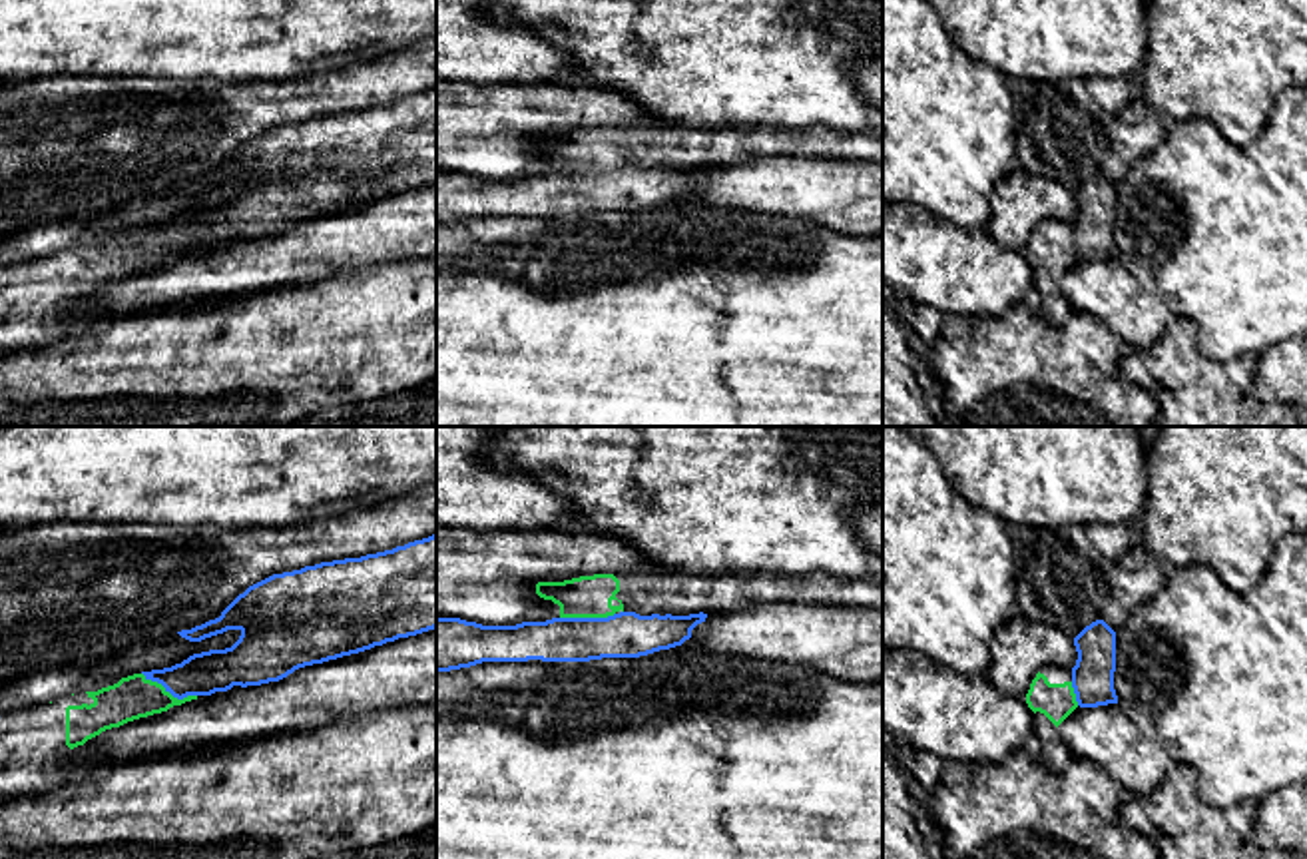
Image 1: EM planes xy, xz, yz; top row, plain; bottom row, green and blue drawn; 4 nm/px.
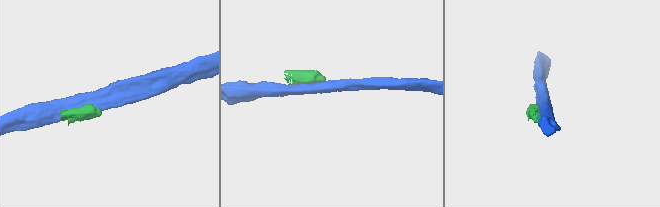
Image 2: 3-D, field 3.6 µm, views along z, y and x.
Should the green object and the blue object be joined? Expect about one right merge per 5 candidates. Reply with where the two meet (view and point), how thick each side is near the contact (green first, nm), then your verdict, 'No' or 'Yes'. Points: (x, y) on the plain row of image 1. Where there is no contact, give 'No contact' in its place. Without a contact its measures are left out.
Touches green at xy (168, 246). Thickness 170 nm (green) against 180 nm. No

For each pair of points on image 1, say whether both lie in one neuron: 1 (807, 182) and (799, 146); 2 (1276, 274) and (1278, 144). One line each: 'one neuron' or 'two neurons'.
1: two neurons
2: one neuron

